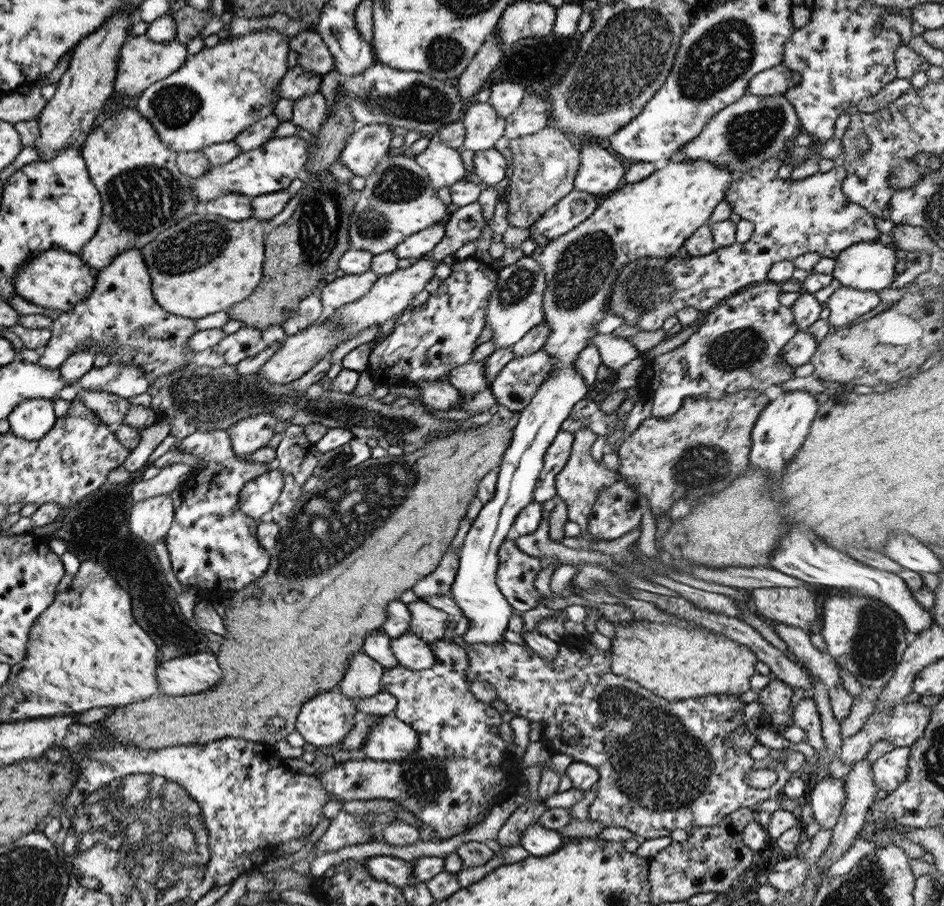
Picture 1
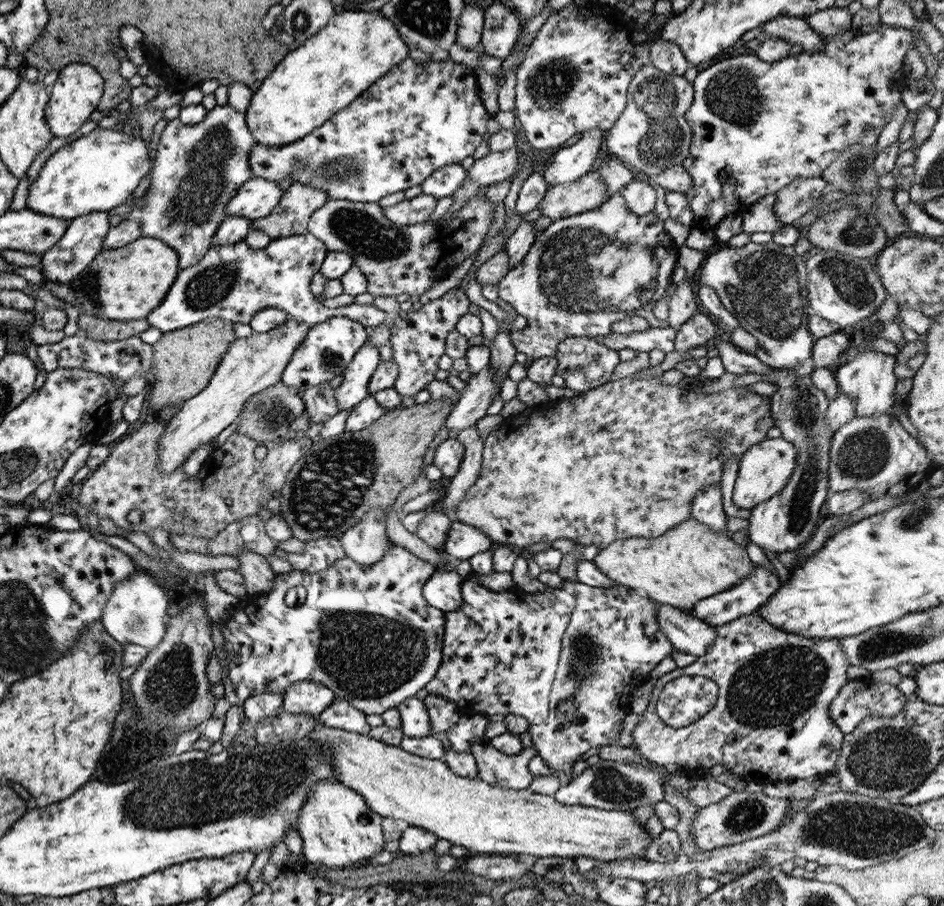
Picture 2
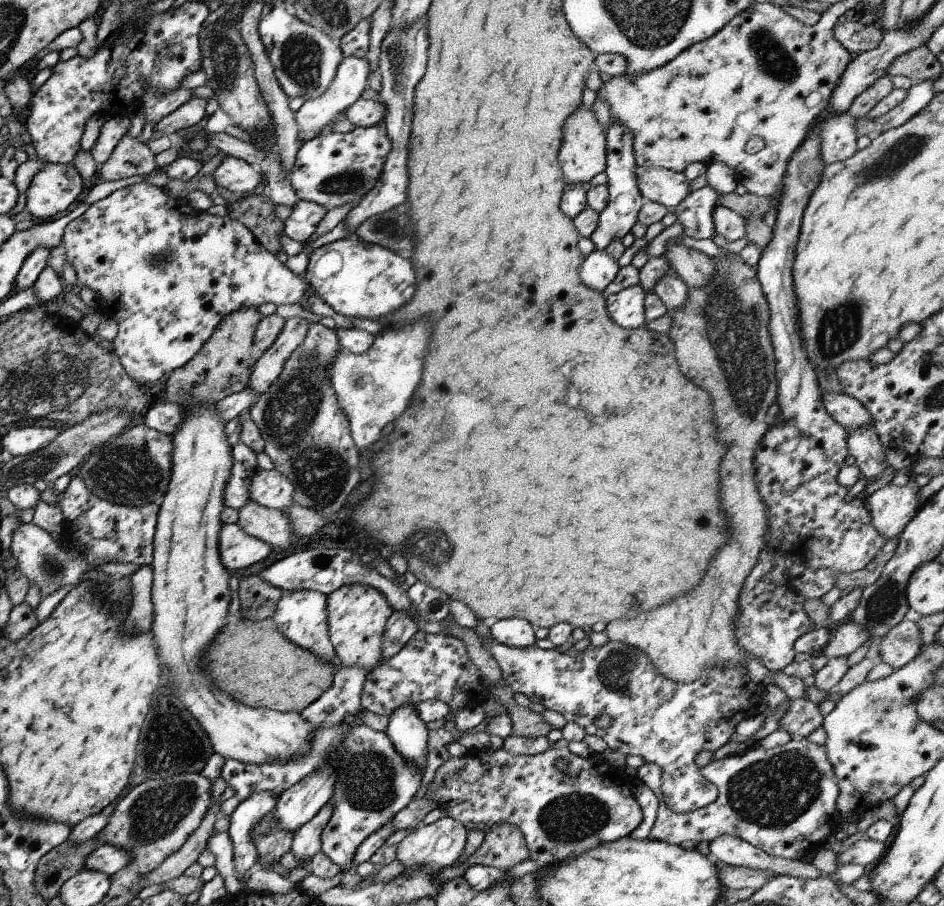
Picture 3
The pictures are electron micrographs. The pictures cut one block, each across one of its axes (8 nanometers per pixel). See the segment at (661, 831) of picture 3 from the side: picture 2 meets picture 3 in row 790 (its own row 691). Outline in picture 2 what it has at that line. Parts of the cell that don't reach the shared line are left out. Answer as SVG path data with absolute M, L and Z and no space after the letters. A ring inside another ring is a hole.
M753 612L747 615L738 617L737 619L730 621L727 624L717 626L714 628L717 636L714 637L713 643L711 644L711 649L701 657L697 659L689 666L685 668L675 668L671 672L667 672L665 675L661 675L660 678L655 682L652 688L650 696L648 697L647 706L645 711L639 714L640 719L637 725L633 728L631 732L632 744L635 744L636 752L643 756L647 762L654 763L661 767L665 767L667 773L689 773L697 776L700 773L709 772L711 767L715 765L723 765L727 769L727 773L733 773L737 775L745 783L756 782L765 784L767 782L779 782L783 780L793 780L793 779L816 779L826 776L827 774L832 774L834 770L835 762L837 761L839 755L839 749L842 743L843 734L839 732L839 729L833 724L830 719L828 710L831 700L839 693L841 687L848 682L846 678L846 670L849 668L849 662L845 658L841 648L839 648L839 642L837 639L809 639L801 637L800 635L793 635L793 633L787 633L781 631L781 629L775 629L773 625L765 623L763 617L757 612ZM682 676L704 676L708 680L711 680L718 687L718 696L716 697L713 707L709 711L703 713L697 720L694 720L691 724L681 728L671 728L667 726L659 717L655 711L655 704L658 700L659 693L663 686L675 678Z

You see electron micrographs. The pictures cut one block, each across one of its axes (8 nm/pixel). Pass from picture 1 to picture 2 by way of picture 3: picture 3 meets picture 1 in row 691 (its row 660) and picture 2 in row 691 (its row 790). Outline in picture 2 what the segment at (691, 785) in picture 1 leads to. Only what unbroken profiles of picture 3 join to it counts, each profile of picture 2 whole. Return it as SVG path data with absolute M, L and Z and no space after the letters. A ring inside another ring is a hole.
M682 676L667 682L655 704L658 717L671 728L697 720L713 707L718 687L704 676Z

